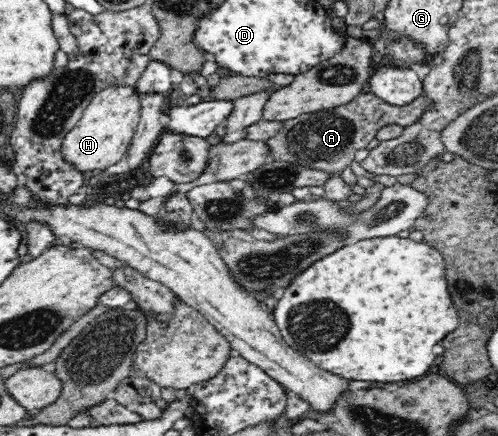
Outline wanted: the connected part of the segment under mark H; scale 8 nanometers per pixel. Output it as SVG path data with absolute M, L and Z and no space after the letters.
M109 84L87 104L75 127L63 139L63 160L73 164L83 173L115 165L117 161L121 161L127 146L132 143L136 127L139 125L140 113L140 97L135 86Z

